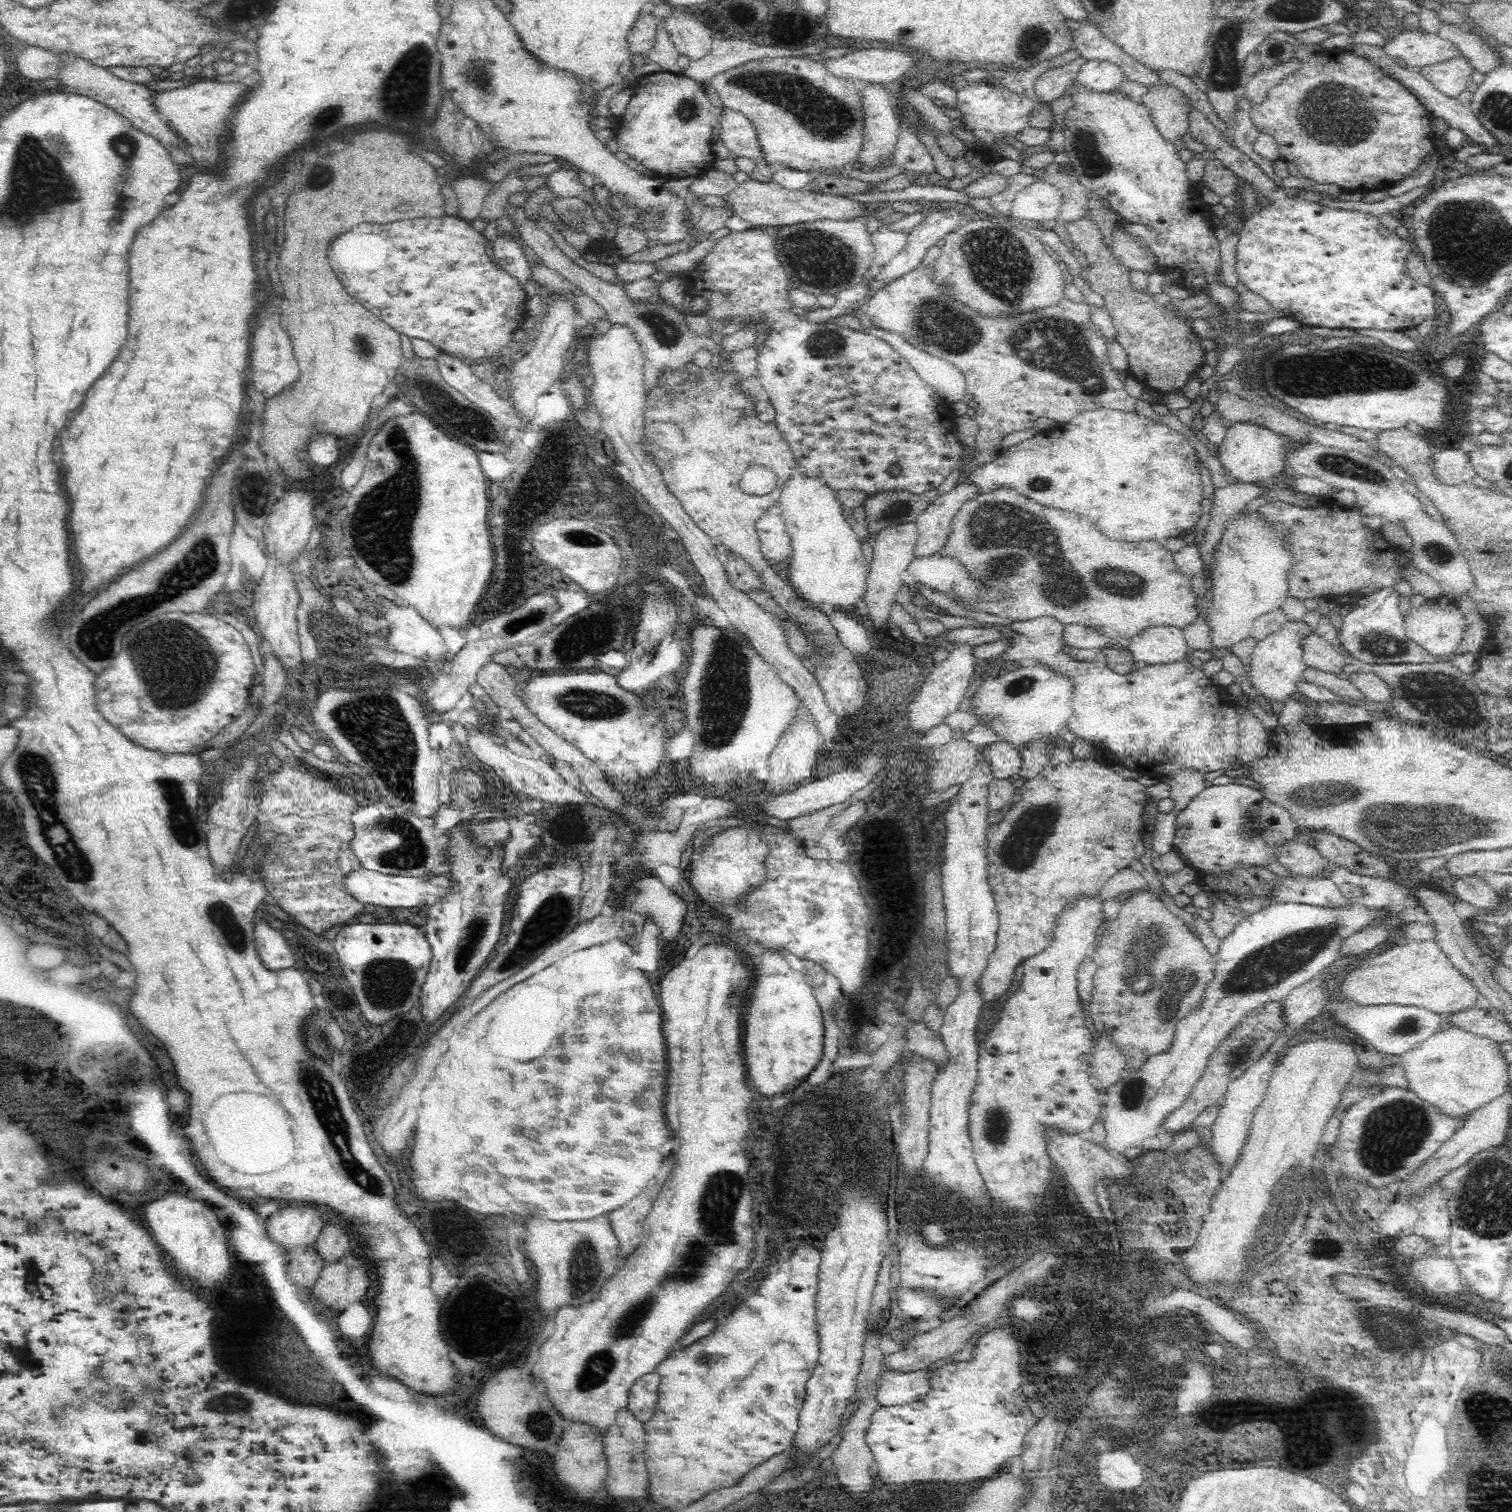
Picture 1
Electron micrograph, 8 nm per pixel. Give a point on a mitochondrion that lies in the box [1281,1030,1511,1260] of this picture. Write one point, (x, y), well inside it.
(1393, 1132)

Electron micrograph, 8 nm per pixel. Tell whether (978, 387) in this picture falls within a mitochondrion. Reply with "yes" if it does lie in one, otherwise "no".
no

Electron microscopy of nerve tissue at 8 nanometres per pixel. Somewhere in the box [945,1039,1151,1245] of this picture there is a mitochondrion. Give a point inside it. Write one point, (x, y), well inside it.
(998, 1122)

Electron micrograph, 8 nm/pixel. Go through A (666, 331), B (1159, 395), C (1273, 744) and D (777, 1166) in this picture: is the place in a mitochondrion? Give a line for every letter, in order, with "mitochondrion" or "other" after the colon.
A: mitochondrion
B: other
C: other
D: other

